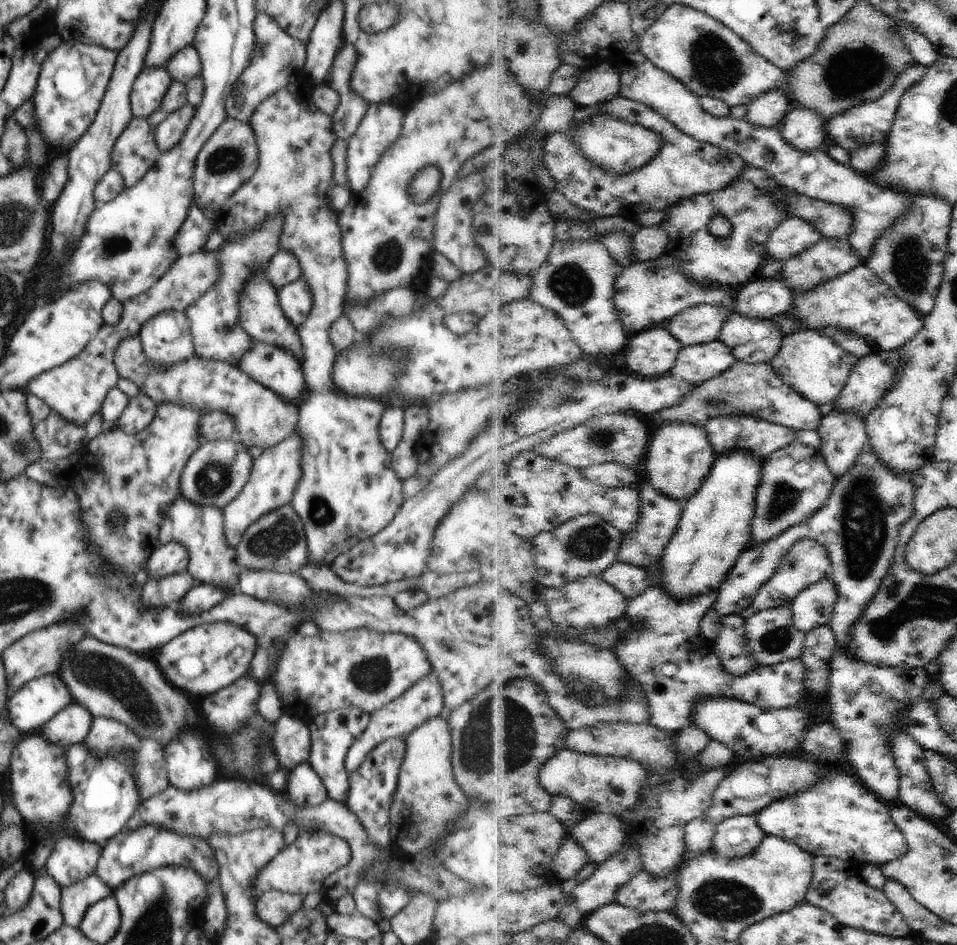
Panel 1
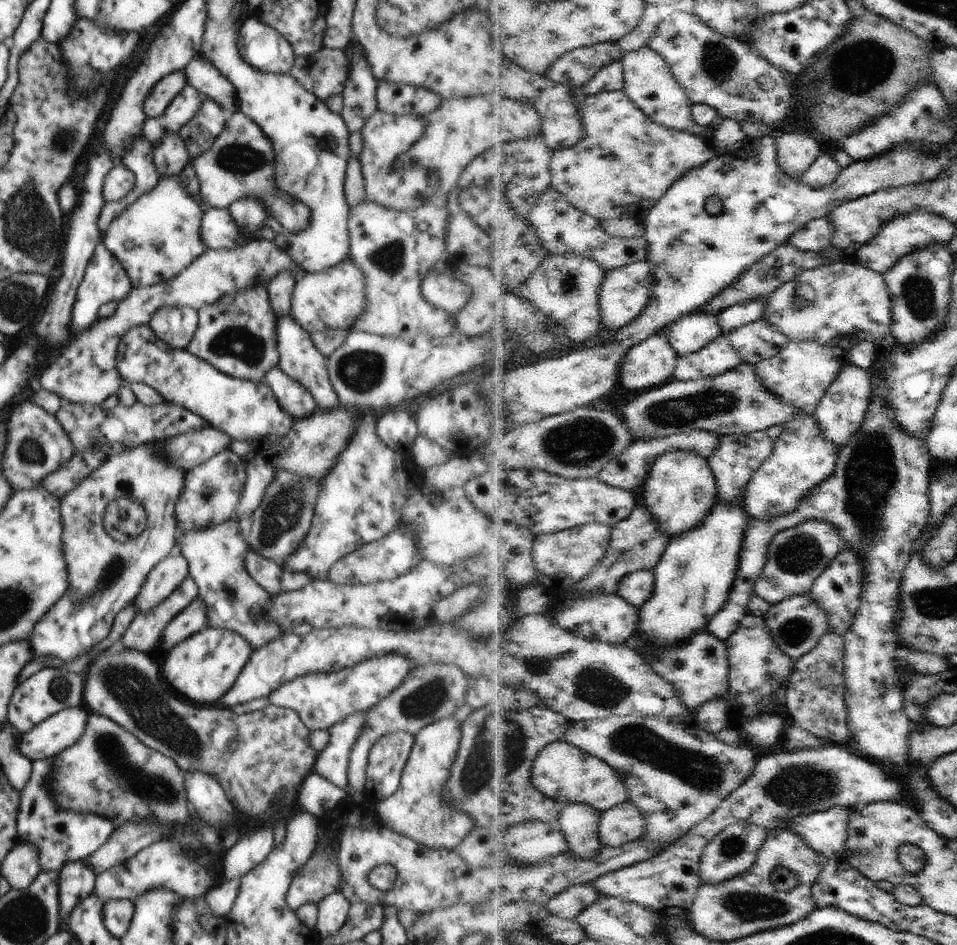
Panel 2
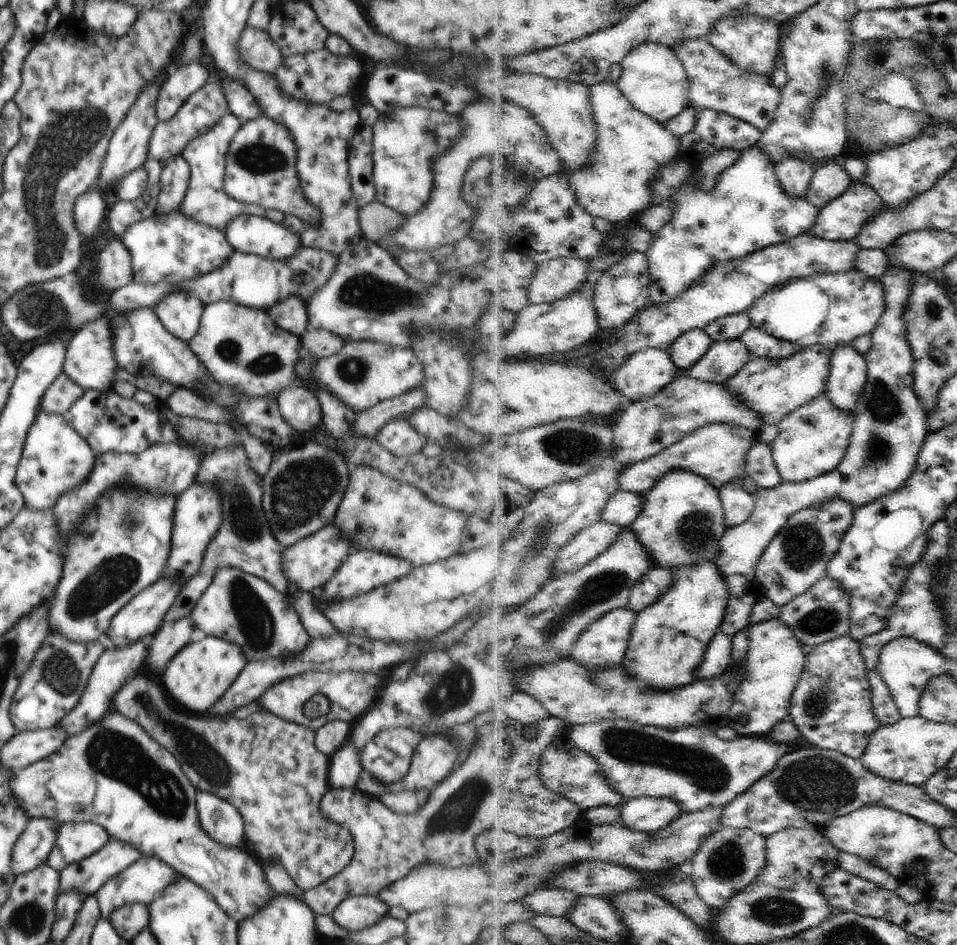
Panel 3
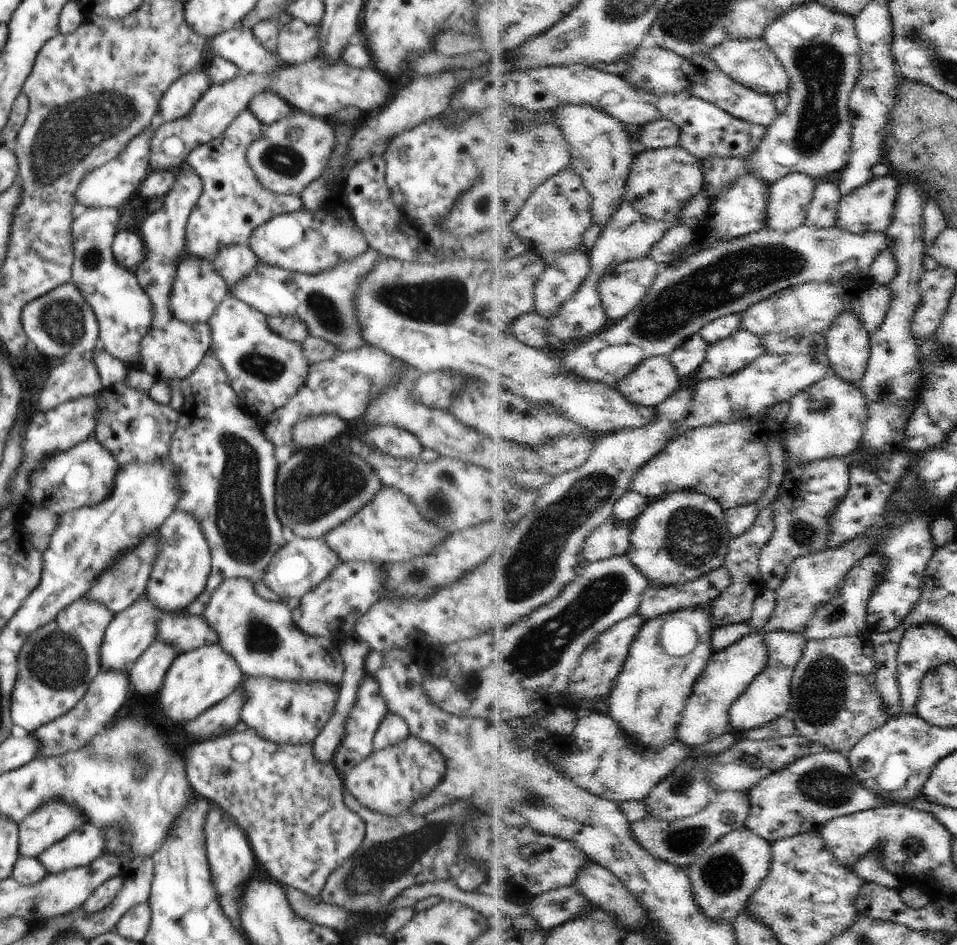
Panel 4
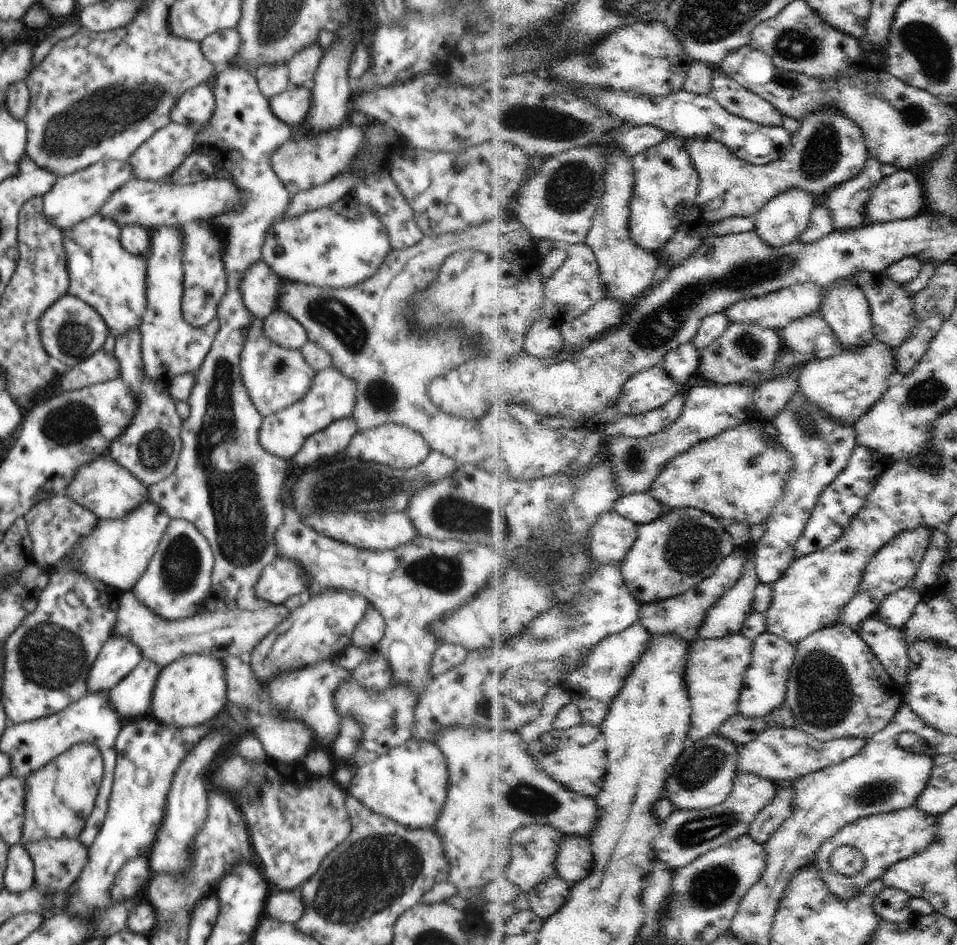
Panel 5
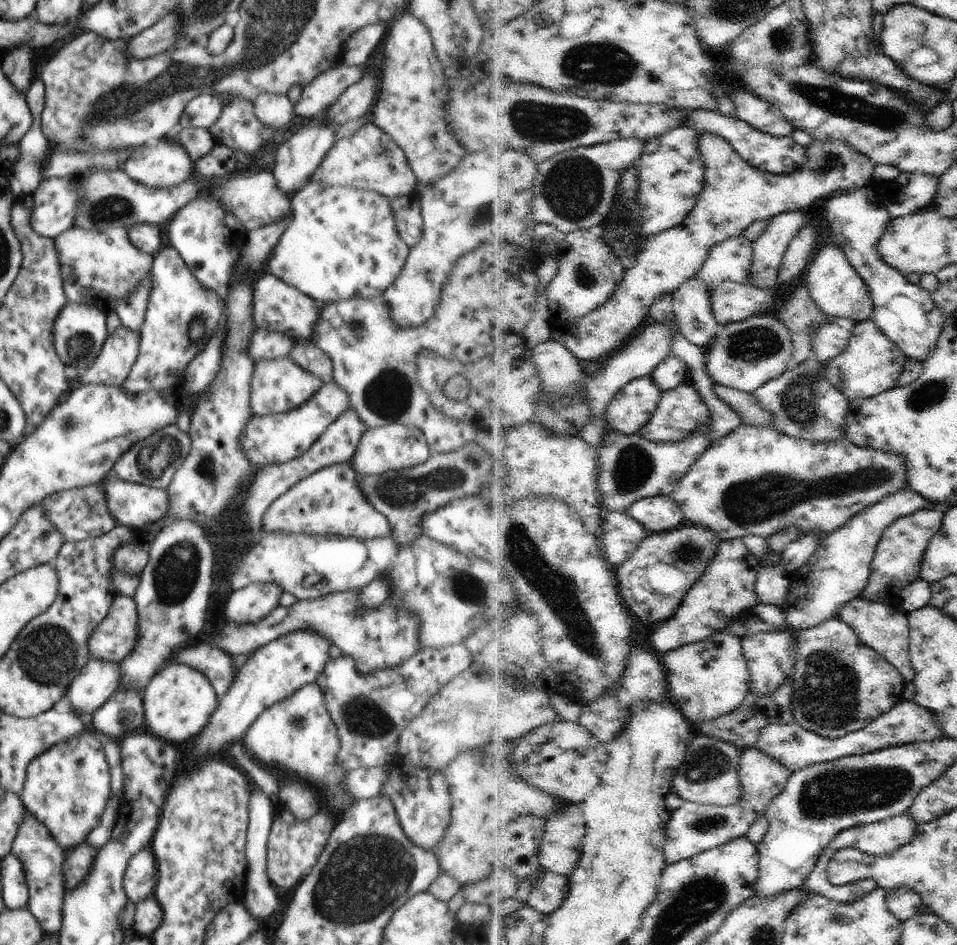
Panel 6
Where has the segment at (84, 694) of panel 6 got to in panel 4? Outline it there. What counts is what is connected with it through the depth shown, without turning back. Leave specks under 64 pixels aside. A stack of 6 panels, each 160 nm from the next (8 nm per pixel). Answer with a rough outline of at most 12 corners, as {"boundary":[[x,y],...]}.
{"boundary":[[146,597],[115,614],[101,670],[122,671],[155,641],[160,613]]}

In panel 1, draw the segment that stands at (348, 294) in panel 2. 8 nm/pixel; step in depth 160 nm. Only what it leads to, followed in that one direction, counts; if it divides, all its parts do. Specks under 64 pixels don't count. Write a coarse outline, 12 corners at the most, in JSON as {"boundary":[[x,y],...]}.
{"boundary":[[306,279],[277,290],[286,318],[296,327],[313,307]]}

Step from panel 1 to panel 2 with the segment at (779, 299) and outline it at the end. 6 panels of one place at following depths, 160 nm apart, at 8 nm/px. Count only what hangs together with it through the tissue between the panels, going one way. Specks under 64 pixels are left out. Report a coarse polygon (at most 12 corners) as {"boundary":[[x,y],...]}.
{"boundary":[[769,298],[721,312],[723,334],[763,318]]}

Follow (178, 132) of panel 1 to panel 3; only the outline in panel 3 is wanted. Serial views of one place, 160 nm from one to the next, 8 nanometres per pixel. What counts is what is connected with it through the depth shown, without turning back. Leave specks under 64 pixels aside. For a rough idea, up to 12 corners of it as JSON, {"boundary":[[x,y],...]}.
{"boundary":[[182,155],[161,164],[157,214],[178,211],[191,179]]}

